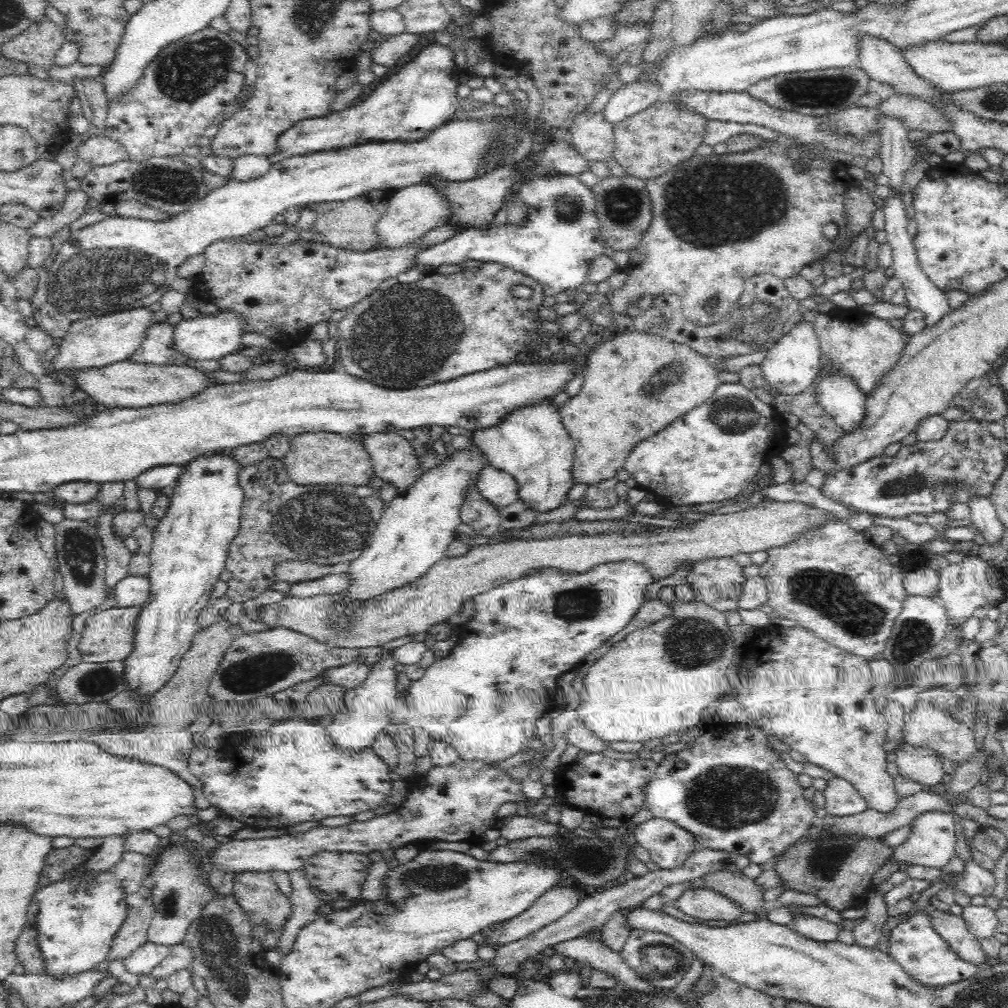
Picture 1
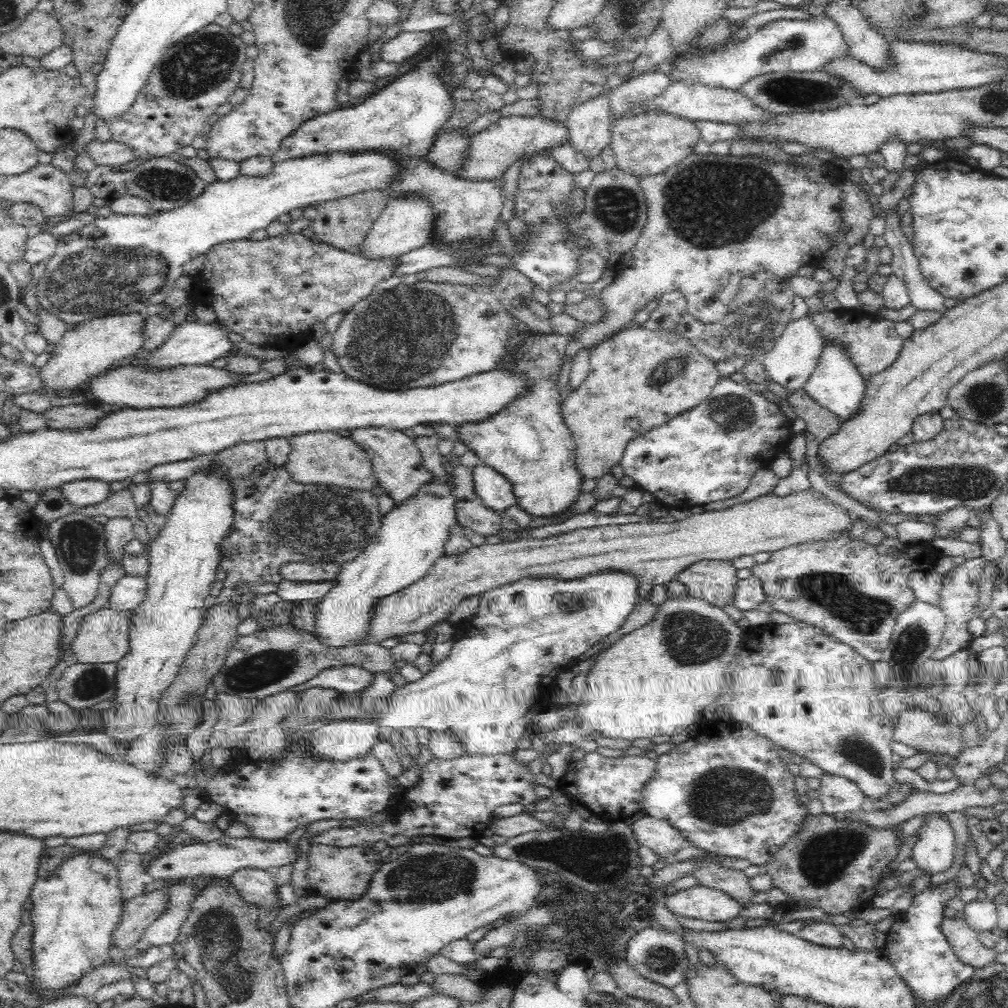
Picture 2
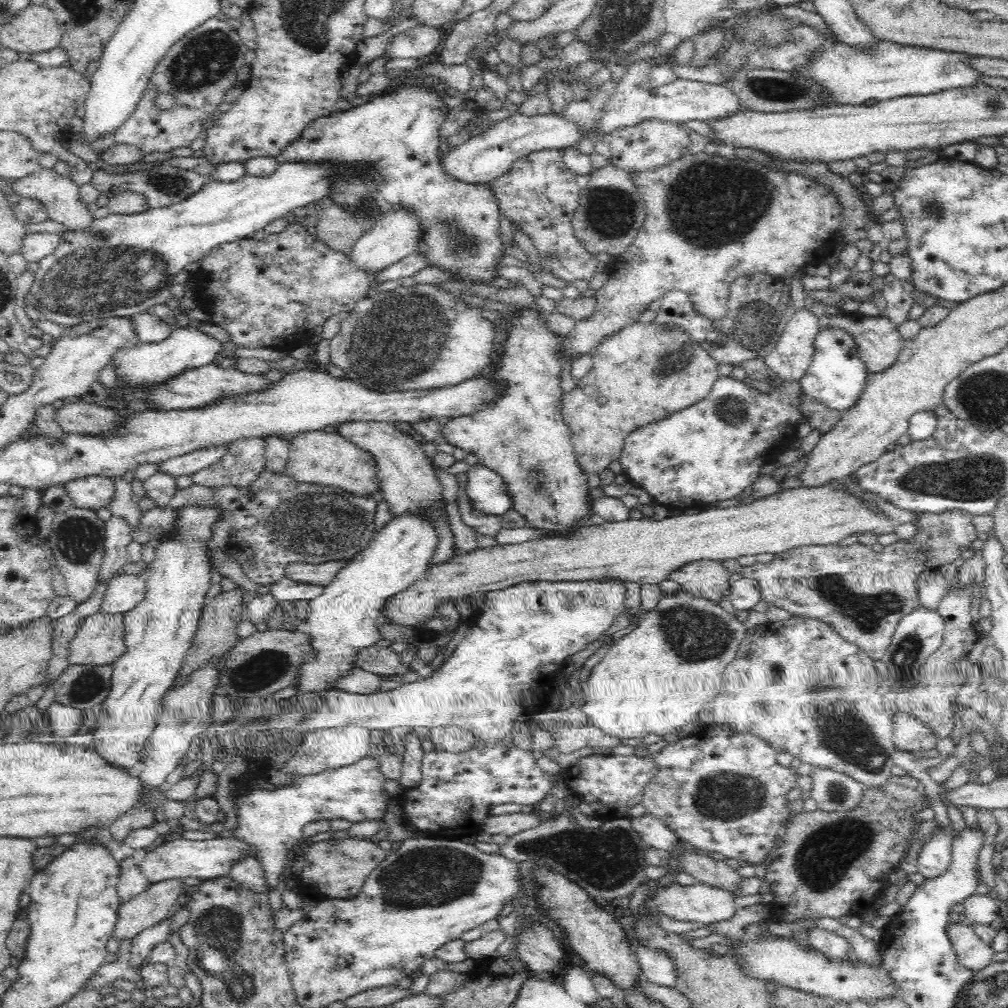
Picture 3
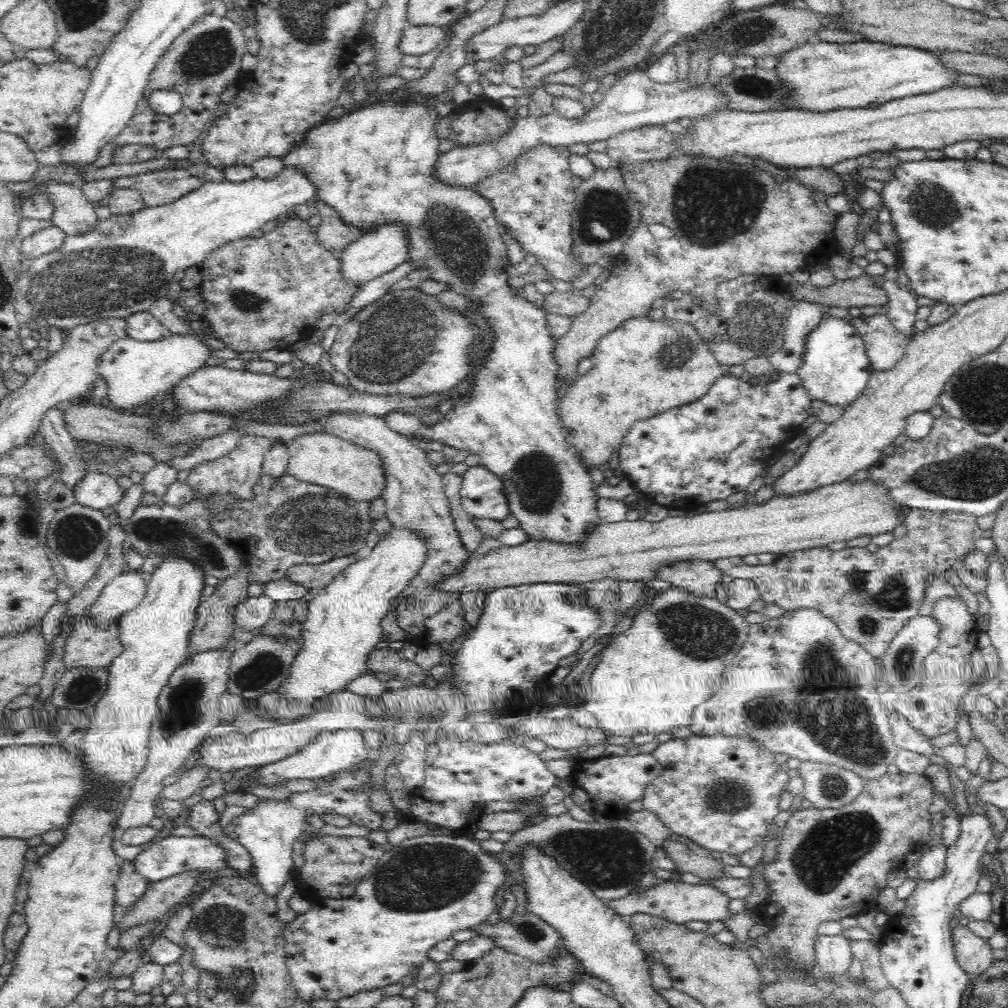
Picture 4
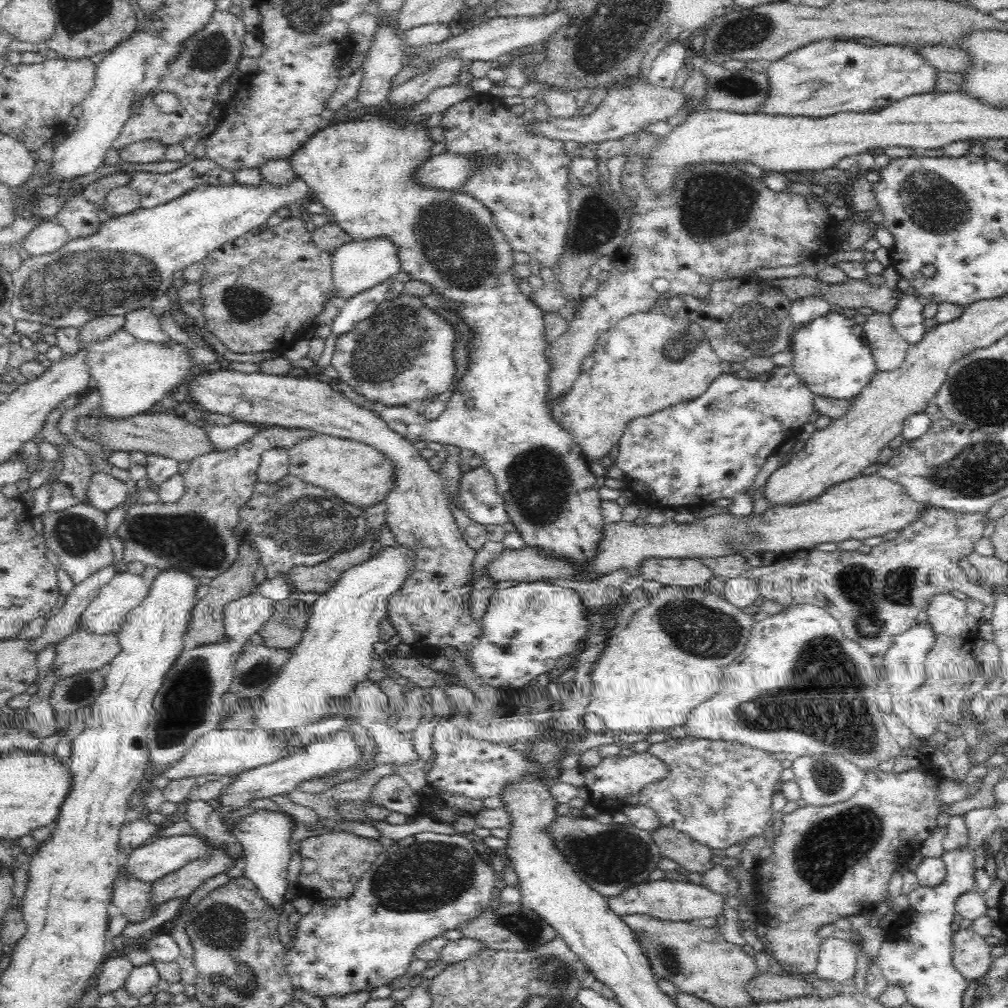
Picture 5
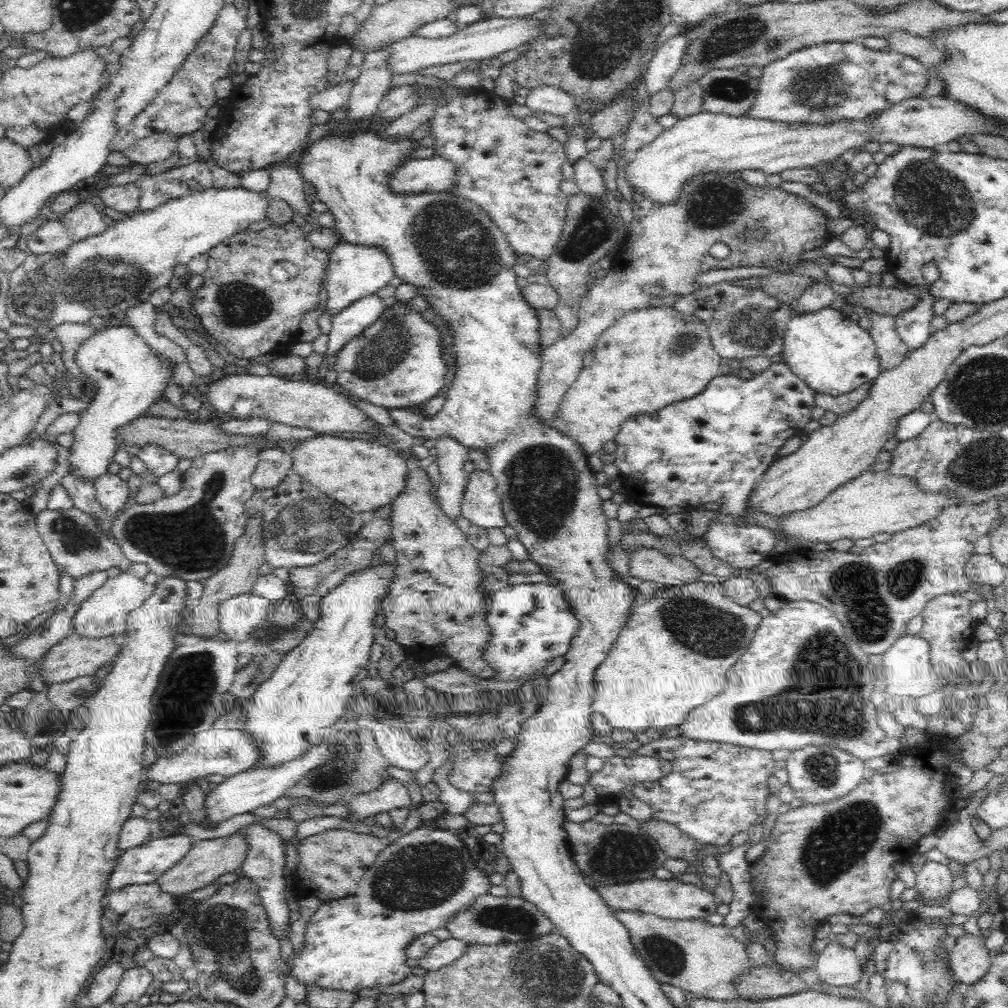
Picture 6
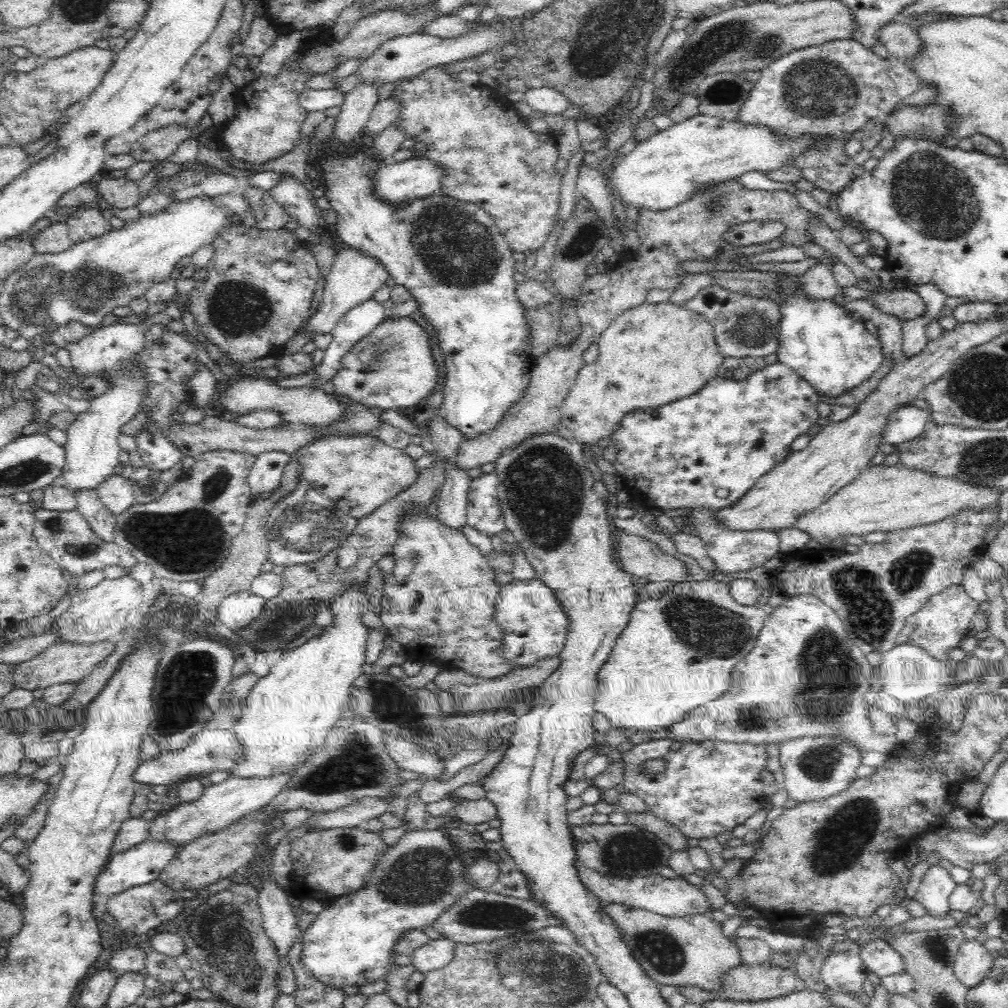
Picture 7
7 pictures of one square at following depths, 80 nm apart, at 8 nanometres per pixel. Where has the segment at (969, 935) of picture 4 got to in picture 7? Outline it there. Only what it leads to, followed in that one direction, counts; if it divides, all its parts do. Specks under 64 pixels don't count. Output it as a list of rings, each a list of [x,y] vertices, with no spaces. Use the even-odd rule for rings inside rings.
[[[968,940],[960,946],[952,964],[956,978],[969,989],[980,984],[988,974],[995,957],[976,940]]]

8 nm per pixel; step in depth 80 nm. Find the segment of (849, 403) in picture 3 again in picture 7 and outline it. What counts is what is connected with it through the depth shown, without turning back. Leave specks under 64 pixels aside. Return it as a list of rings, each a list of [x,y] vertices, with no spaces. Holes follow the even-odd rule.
[[[801,289],[788,291],[782,301],[782,322],[780,322],[780,338],[777,350],[778,360],[787,364],[798,376],[808,381],[818,393],[826,396],[840,396],[856,388],[864,380],[868,380],[884,362],[880,341],[864,328],[864,320],[859,319],[845,308],[840,308],[833,300],[810,301],[804,297]]]

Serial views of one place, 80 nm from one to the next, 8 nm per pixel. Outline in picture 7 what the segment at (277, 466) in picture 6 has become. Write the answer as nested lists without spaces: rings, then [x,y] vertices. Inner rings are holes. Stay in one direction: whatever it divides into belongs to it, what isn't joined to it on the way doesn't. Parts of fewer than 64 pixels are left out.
[[[278,450],[260,454],[247,478],[252,491],[251,498],[278,488],[284,469],[290,462],[292,456]]]

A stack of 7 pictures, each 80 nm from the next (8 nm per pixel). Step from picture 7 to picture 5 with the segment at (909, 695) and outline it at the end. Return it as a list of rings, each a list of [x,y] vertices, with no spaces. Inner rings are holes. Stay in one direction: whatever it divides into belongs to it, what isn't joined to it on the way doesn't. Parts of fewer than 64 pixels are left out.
[[[915,621],[906,632],[898,634],[888,647],[887,654],[884,656],[884,680],[892,686],[892,692],[913,692],[917,690],[925,680],[925,658],[932,650],[935,643],[935,636],[929,622]]]

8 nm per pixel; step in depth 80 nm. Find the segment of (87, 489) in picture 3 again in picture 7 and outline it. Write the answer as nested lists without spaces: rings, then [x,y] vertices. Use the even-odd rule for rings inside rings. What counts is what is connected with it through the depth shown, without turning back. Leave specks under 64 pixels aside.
[[[119,472],[110,474],[104,482],[96,486],[96,489],[102,503],[114,516],[122,514],[126,508],[135,502],[132,480],[124,478]]]

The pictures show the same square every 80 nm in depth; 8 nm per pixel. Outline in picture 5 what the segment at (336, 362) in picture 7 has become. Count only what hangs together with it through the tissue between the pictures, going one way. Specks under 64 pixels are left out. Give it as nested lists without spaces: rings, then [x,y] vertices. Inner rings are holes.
[[[388,276],[380,284],[366,288],[348,300],[340,304],[340,314],[334,318],[331,325],[331,333],[340,336],[344,332],[350,332],[360,320],[365,320],[373,312],[374,308],[384,300],[384,294],[390,290],[390,285],[396,280],[395,276]]]

